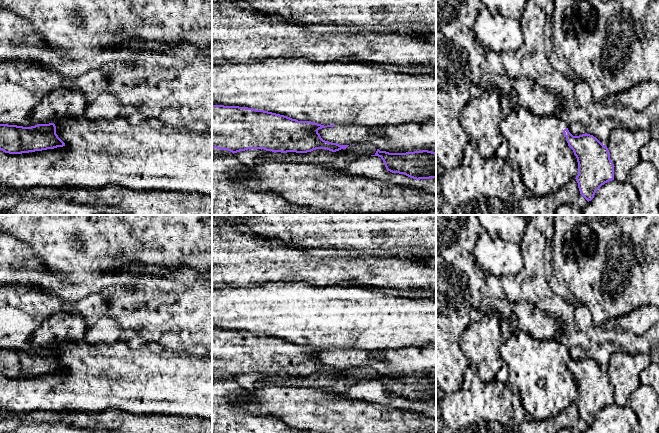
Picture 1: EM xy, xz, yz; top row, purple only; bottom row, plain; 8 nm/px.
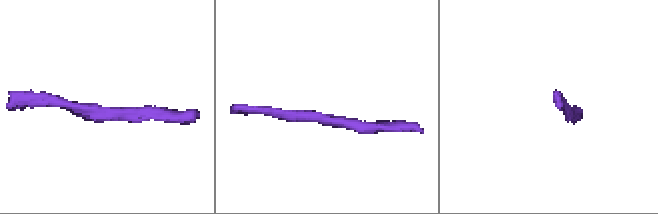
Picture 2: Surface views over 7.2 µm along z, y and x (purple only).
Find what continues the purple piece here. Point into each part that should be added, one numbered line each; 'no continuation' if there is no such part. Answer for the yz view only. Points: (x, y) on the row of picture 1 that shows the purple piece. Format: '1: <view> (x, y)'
no continuation

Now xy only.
no continuation

